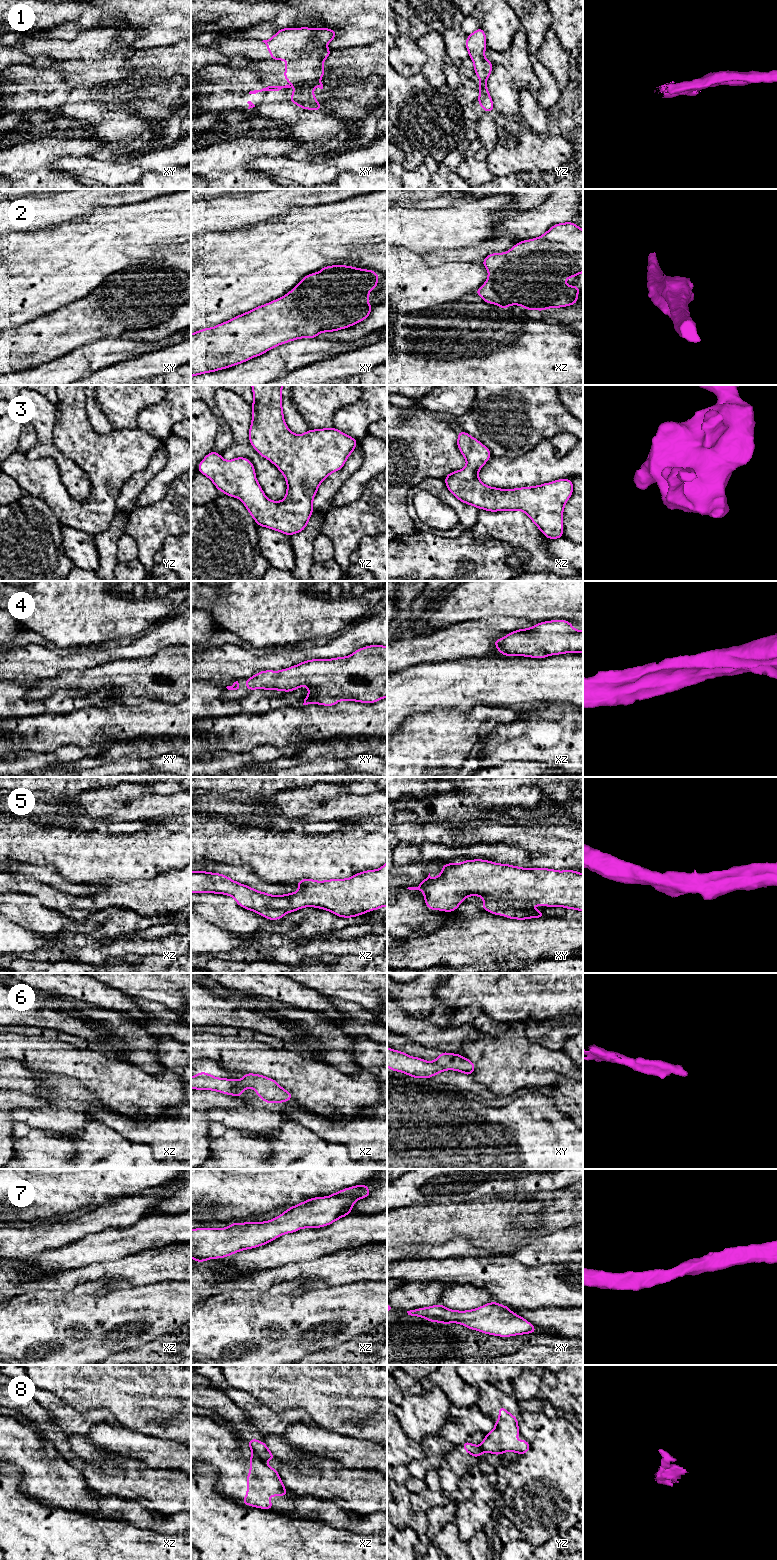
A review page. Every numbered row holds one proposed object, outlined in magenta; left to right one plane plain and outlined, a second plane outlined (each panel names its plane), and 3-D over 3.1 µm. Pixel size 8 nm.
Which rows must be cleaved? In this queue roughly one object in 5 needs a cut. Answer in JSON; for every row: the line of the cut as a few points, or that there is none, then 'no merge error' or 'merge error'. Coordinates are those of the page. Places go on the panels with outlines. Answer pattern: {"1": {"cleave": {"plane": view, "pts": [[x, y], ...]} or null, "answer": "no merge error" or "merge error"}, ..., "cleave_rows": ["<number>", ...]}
{"1": {"cleave": {"plane": "xy", "pts": [[317, 80], [295, 83]]}, "answer": "merge error"}, "2": {"cleave": null, "answer": "no merge error"}, "3": {"cleave": null, "answer": "no merge error"}, "4": {"cleave": null, "answer": "no merge error"}, "5": {"cleave": null, "answer": "no merge error"}, "6": {"cleave": {"plane": "xy", "pts": [[433, 1061], [447, 1069]]}, "answer": "merge error"}, "7": {"cleave": null, "answer": "no merge error"}, "8": {"cleave": {"plane": "xz", "pts": [[253, 1453], [264, 1463]]}, "answer": "merge error"}, "cleave_rows": ["1", "6", "8"]}

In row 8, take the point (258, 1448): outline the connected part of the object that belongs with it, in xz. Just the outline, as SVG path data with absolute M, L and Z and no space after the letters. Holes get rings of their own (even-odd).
M253 1437L249 1442L247 1442L252 1453L256 1455L262 1462L275 1459L274 1455L269 1451L266 1444L262 1441L257 1441Z

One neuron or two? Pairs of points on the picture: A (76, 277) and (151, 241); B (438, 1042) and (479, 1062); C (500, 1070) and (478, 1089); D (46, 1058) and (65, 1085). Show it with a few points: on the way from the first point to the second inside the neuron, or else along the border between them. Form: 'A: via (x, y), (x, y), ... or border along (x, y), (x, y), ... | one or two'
A: via (95, 258), (112, 241), (132, 241) | one
B: border along (465, 1039), (460, 1048) | two
C: border along (468, 1076), (482, 1083), (498, 1095) | two
D: border along (49, 1072), (68, 1075), (79, 1081) | two

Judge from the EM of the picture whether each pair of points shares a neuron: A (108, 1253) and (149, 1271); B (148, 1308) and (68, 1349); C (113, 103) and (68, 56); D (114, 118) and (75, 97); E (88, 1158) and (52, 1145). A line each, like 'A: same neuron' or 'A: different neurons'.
A: different neurons
B: same neuron
C: different neurons
D: different neurons
E: different neurons

